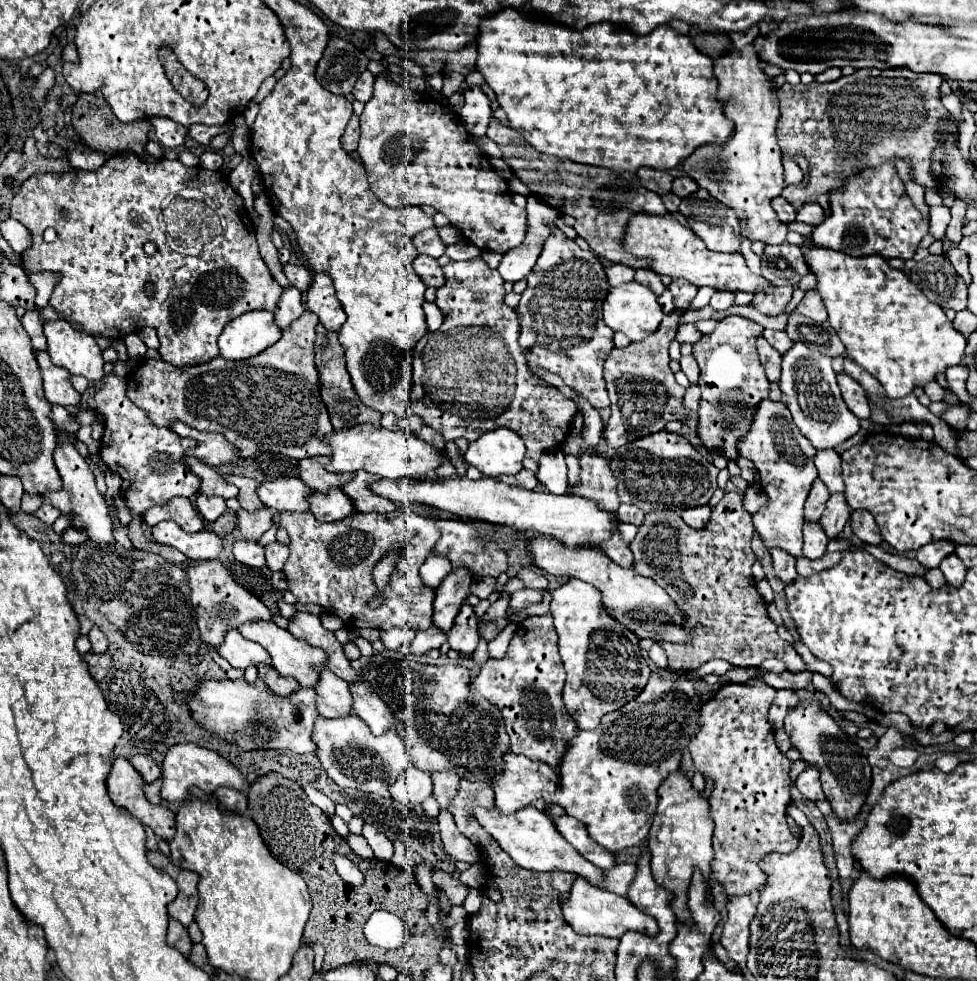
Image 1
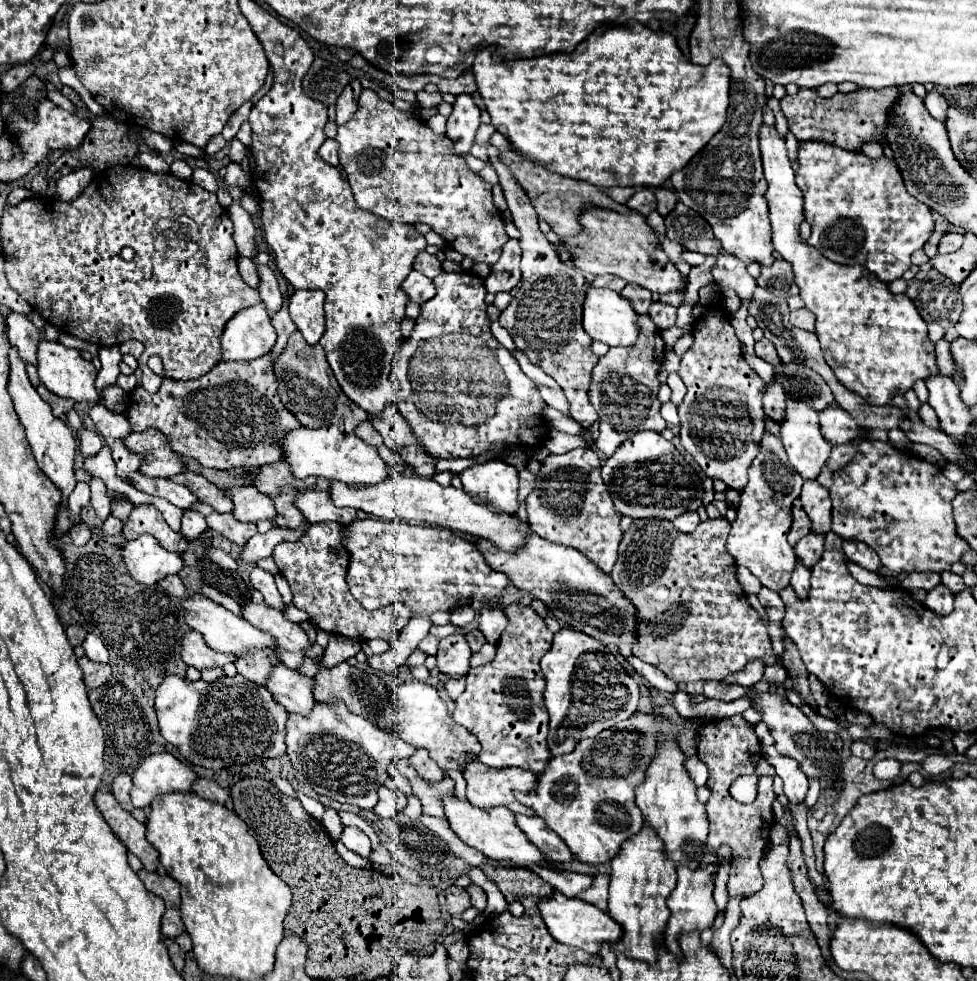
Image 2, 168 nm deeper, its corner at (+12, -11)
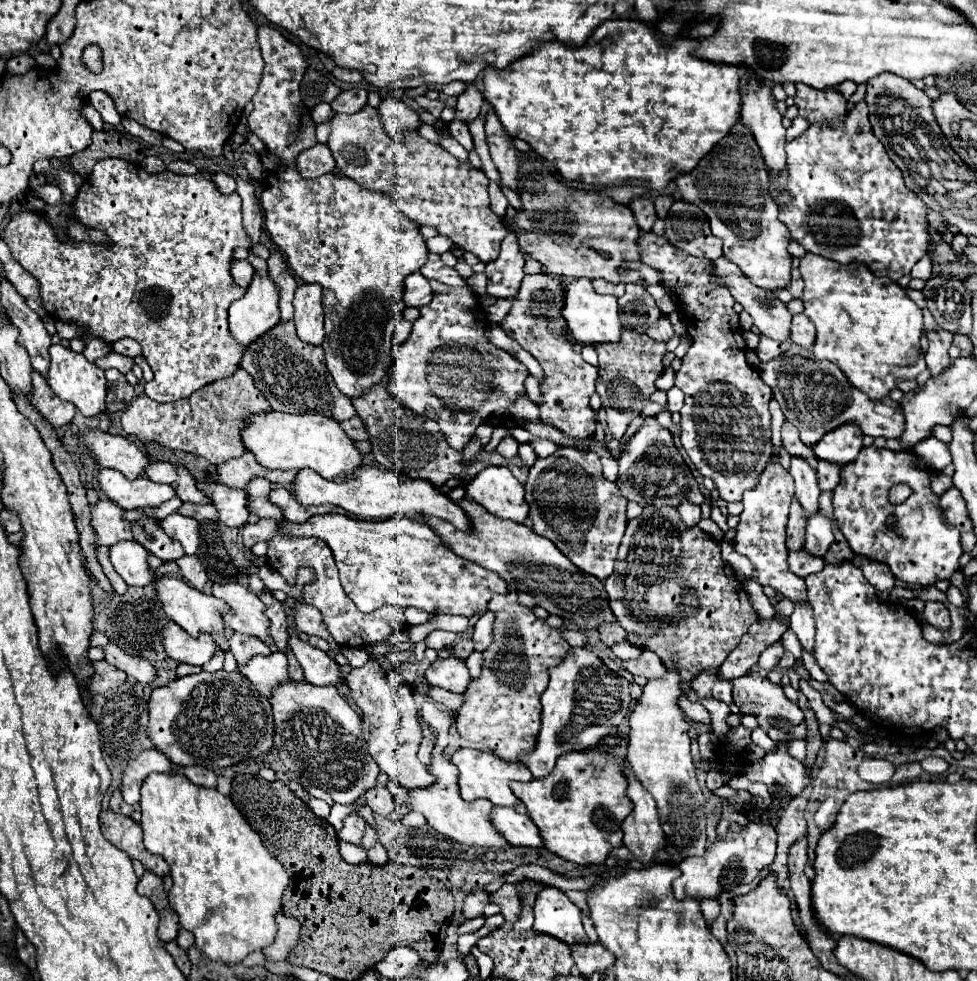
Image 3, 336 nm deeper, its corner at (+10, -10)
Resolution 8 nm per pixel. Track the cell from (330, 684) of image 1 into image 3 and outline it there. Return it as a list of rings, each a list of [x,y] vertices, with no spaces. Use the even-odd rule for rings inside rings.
[[[274,651],[268,657],[254,655],[244,667],[238,667],[238,671],[254,685],[262,695],[270,695],[270,689],[278,683],[288,683],[290,675],[286,671],[288,659],[286,655]]]

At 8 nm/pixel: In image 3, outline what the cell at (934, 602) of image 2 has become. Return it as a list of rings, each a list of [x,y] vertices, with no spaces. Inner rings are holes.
[[[928,601],[926,609],[924,609],[924,621],[940,631],[950,629],[950,613],[946,609],[944,603],[936,603],[936,601]]]

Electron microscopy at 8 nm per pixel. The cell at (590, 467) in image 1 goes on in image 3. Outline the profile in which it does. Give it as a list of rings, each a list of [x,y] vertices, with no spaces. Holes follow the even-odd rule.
[[[562,447],[550,457],[536,459],[524,487],[532,529],[550,539],[580,571],[606,581],[614,571],[616,551],[628,525],[628,501],[620,495],[616,483],[604,477],[600,457]]]

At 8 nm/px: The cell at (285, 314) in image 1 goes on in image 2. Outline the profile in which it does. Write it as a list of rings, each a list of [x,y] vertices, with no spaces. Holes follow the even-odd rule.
[[[258,264],[258,272],[260,272],[260,286],[258,286],[260,298],[262,298],[262,302],[266,304],[268,314],[274,316],[274,314],[282,308],[282,304],[284,304],[282,292],[280,292],[280,288],[278,288],[278,282],[276,282],[274,272],[272,272],[268,266]]]

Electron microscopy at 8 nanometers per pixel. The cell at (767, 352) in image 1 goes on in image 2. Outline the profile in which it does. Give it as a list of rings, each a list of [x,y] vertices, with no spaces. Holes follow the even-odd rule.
[[[772,378],[768,384],[766,384],[766,390],[764,390],[764,396],[762,396],[762,402],[764,402],[764,410],[766,410],[766,416],[770,416],[772,420],[780,422],[780,416],[784,414],[784,388],[776,382],[776,378]]]

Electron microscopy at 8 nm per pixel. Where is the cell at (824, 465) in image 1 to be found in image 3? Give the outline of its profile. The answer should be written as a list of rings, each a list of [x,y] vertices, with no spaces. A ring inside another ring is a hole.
[[[814,515],[814,519],[808,521],[806,527],[806,545],[804,549],[814,555],[814,557],[824,557],[828,547],[832,545],[834,535],[832,535],[832,523],[824,515]]]

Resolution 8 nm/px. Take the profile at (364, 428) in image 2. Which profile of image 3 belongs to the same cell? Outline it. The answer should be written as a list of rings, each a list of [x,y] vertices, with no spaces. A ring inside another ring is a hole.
[[[354,415],[354,417],[348,419],[348,421],[342,421],[340,427],[342,427],[344,433],[346,433],[350,439],[354,439],[354,441],[358,441],[358,439],[368,439],[366,429],[364,429],[364,423],[358,419],[358,415]]]

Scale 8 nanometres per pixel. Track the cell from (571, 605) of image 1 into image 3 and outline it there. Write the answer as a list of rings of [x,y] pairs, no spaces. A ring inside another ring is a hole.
[[[570,649],[568,657],[550,669],[550,683],[542,693],[542,727],[534,749],[522,753],[520,761],[532,771],[534,779],[546,777],[560,755],[592,749],[602,737],[614,731],[630,711],[630,683],[610,671],[590,649]]]

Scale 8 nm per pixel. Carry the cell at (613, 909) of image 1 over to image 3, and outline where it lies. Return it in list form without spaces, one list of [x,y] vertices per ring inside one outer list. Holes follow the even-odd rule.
[[[546,887],[536,895],[532,929],[568,945],[574,945],[574,933],[582,939],[586,937],[582,929],[582,911],[556,887]]]

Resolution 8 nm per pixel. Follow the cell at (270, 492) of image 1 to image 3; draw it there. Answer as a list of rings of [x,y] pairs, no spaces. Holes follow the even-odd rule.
[[[198,483],[198,489],[212,501],[218,511],[218,521],[228,527],[242,527],[246,525],[248,511],[246,511],[246,493],[244,489],[222,487],[218,483]]]

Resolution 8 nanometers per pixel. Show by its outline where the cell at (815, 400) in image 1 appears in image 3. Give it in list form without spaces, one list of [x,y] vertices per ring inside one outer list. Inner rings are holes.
[[[792,457],[792,467],[790,467],[790,475],[794,479],[794,487],[796,493],[794,497],[798,499],[798,503],[804,509],[804,519],[808,521],[810,517],[814,517],[818,513],[818,497],[820,497],[820,489],[818,489],[818,479],[816,479],[816,471],[808,465],[806,459],[800,457]]]

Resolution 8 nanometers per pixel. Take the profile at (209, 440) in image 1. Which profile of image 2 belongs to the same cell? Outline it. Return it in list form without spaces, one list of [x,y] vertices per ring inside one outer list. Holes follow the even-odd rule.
[[[146,428],[144,432],[132,432],[128,436],[128,448],[134,452],[150,452],[148,460],[140,466],[140,472],[150,476],[176,476],[184,472],[184,458],[172,450],[168,436],[156,428]]]

